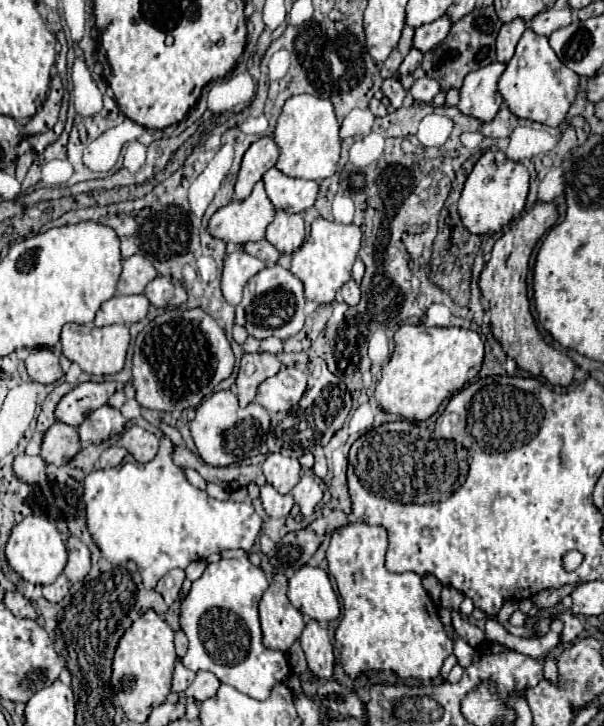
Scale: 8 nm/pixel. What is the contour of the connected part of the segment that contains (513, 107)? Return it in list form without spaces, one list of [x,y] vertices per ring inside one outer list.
[[[526,28],[516,46],[516,54],[512,56],[512,60],[506,64],[506,70],[498,78],[498,92],[502,94],[510,112],[514,112],[518,118],[528,118],[556,128],[564,122],[578,94],[578,84],[580,76],[558,60],[558,56],[548,44],[548,38],[538,36],[530,28]]]

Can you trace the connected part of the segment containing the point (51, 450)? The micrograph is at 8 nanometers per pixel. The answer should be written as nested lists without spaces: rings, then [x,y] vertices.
[[[54,422],[44,434],[40,456],[48,464],[62,466],[68,460],[72,460],[78,454],[78,450],[80,450],[80,438],[76,428],[70,428],[68,424],[62,422]]]

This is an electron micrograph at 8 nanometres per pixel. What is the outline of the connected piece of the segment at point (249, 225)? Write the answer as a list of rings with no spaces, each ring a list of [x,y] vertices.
[[[260,180],[252,194],[244,200],[232,200],[218,208],[210,218],[210,234],[224,242],[244,244],[264,238],[268,224],[274,220],[274,206],[266,196],[264,182]]]

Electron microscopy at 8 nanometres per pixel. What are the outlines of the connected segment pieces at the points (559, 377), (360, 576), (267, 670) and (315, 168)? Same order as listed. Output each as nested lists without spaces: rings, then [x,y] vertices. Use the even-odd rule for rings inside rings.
[[[538,202],[538,204],[534,204],[532,210],[524,212],[496,240],[496,244],[492,248],[492,256],[486,262],[484,270],[480,272],[478,286],[480,286],[482,298],[488,304],[490,330],[506,355],[516,360],[516,364],[522,370],[530,372],[532,376],[542,376],[554,386],[570,386],[574,380],[576,366],[566,354],[558,352],[556,348],[548,346],[542,340],[538,328],[534,324],[534,318],[530,314],[530,304],[528,304],[528,296],[526,296],[526,274],[528,274],[528,260],[530,260],[532,248],[544,236],[544,232],[550,226],[554,226],[556,220],[558,220],[558,210],[552,202],[544,202],[544,204]]]
[[[350,522],[338,528],[326,550],[330,572],[336,580],[344,614],[336,628],[336,648],[350,678],[364,670],[392,670],[398,678],[432,680],[442,662],[452,654],[452,640],[444,632],[438,608],[430,600],[418,574],[394,574],[384,568],[388,548],[386,530]]]
[[[248,556],[220,560],[208,564],[204,574],[192,582],[190,592],[180,604],[180,626],[188,636],[188,654],[182,664],[194,672],[208,670],[220,682],[246,692],[256,700],[266,700],[276,682],[286,680],[290,664],[286,654],[268,650],[262,644],[262,630],[258,620],[258,602],[268,588],[266,574],[254,566]]]
[[[298,94],[286,100],[278,124],[274,128],[274,140],[280,146],[280,158],[276,162],[288,176],[324,180],[338,170],[340,160],[340,124],[334,114],[334,104],[328,98],[318,98],[314,94]]]

